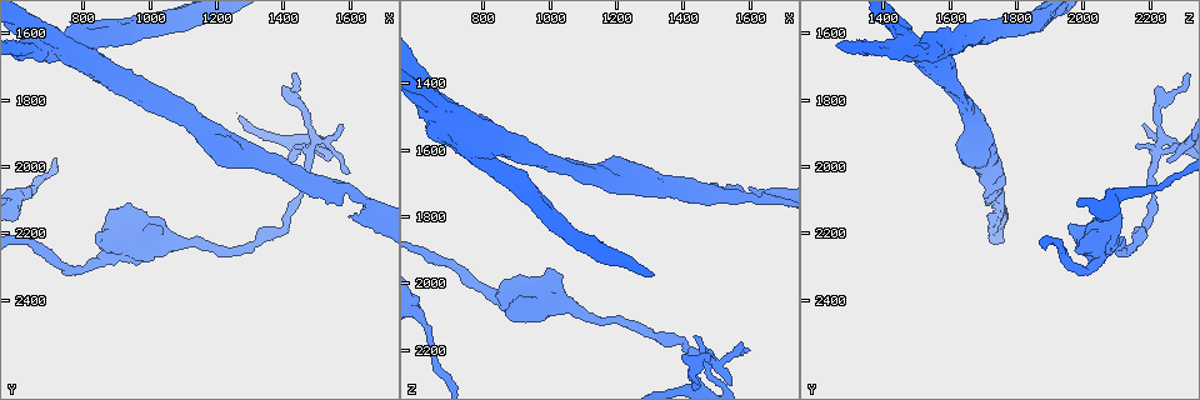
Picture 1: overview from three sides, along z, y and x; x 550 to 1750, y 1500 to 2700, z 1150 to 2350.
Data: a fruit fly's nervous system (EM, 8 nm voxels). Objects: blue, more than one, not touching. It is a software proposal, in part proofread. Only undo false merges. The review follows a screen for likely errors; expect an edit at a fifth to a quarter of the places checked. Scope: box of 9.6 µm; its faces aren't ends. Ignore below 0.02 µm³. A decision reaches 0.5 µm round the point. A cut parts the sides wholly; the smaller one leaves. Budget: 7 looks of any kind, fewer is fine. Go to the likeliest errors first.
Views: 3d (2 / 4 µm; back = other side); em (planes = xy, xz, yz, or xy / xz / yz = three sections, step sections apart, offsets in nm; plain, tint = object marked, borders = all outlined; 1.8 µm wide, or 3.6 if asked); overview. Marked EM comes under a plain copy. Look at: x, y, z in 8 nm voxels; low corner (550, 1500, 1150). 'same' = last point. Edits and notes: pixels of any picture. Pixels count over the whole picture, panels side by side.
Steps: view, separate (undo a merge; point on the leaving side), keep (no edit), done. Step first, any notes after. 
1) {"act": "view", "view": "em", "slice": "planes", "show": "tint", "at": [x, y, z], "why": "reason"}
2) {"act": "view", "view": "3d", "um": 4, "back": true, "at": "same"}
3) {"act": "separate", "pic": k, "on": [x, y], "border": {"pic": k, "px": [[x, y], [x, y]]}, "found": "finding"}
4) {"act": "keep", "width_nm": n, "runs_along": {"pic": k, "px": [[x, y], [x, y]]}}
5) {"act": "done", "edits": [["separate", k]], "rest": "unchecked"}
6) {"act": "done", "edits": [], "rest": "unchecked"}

{"act": "view", "view": "em", "slice": "yz", "step": 16, "show": "tint", "at": [800, 1650, 1610], "why": "calibre changes"}

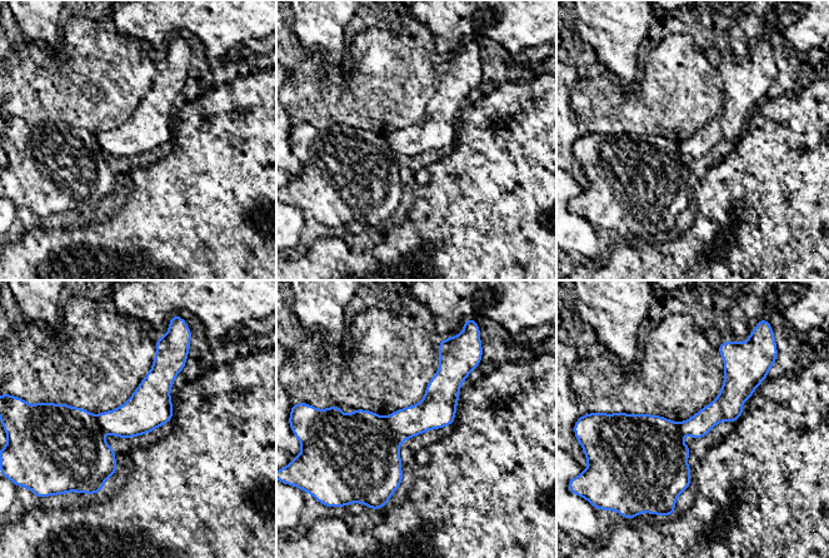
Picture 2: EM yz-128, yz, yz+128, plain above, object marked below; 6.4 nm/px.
{"act": "separate", "pic": 2, "on": [405, 423], "width_nm": 150, "part_leaving": {"pic": 2, "px": [[443, 350], [442, 395], [403, 437]]}, "found": "two neurons meet here"}

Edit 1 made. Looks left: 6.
{"act": "view", "view": "3d", "um": 2, "at": [1670, 2110, 1740], "why": "calibre changes"}

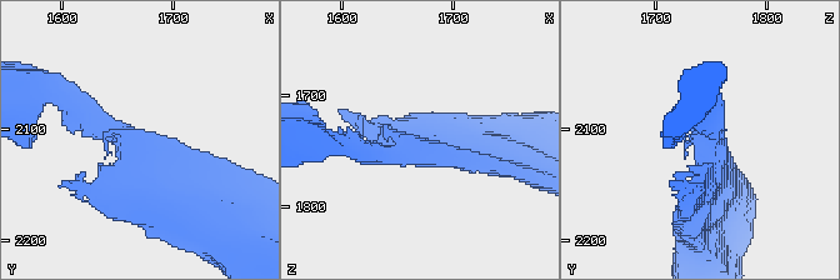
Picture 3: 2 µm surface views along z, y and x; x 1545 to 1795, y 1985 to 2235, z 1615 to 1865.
{"act": "view", "view": "em", "slice": "xz", "step": 16, "show": "tint", "at": [1664, 2116, 1748]}

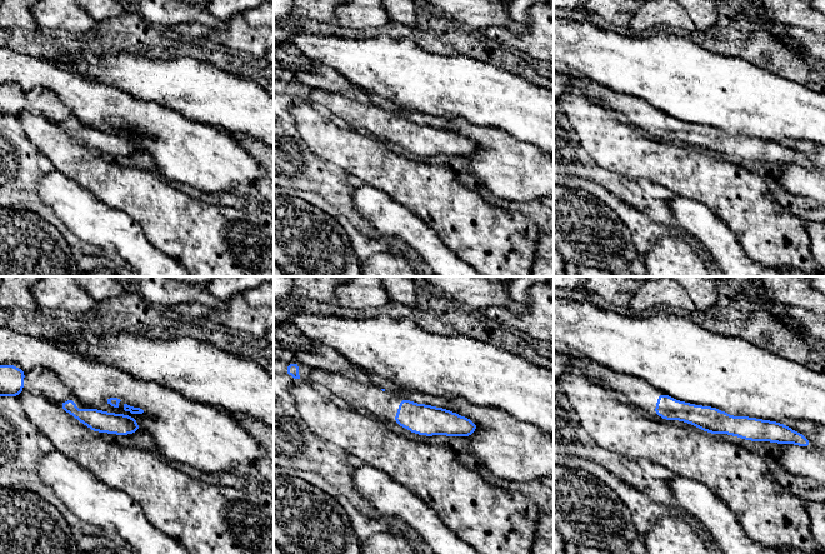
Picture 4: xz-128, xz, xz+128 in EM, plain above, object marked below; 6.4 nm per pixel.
{"act": "keep", "width_nm": 160, "runs_along": {"pic": 4, "px": [[660, 398], [671, 409], [765, 429]]}, "found": "all the same neuron"}

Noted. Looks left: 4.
{"act": "view", "view": "em", "slice": "planes", "show": "tint", "at": [1490, 1920, 2230], "why": "arms part here"}

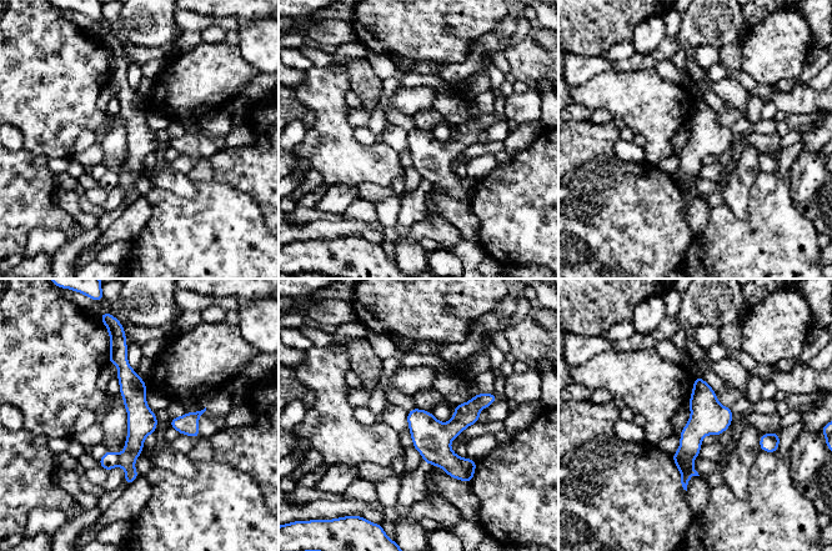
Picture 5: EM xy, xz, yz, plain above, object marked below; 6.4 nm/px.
{"act": "separate", "pic": 5, "on": [109, 460], "border": {"pic": 5, "px": [[118, 455], [119, 464]]}, "found": "two neurons meet here"}

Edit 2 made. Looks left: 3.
{"act": "done", "edits": [["separate", 2], ["separate", 5]], "rest": "unchecked"}

